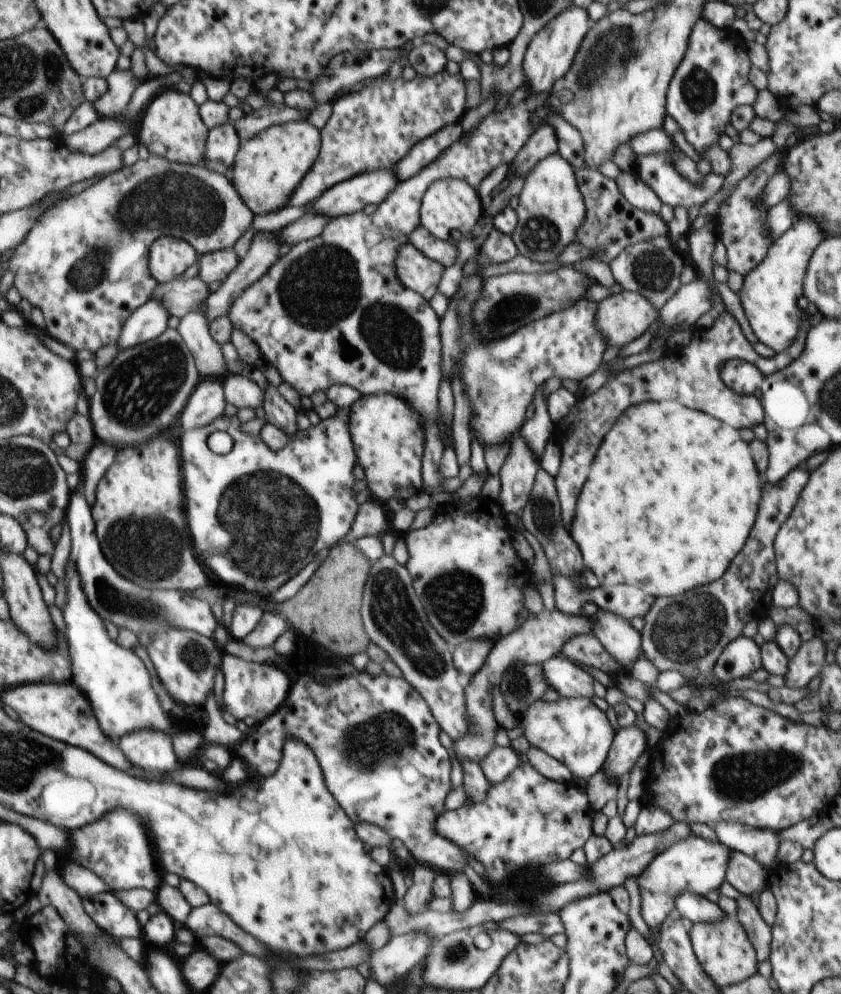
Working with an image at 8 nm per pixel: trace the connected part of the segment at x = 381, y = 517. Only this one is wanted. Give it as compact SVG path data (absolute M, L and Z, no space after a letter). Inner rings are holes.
M375 499L360 504L360 512L356 520L355 528L348 534L346 540L357 543L360 538L370 535L382 535L387 532L388 520L382 504Z

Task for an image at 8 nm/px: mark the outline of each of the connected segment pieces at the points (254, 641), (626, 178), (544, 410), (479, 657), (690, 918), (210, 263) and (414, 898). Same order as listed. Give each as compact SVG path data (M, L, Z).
M266 612L260 626L244 641L252 648L272 648L291 627L280 612Z
M628 170L620 173L615 181L618 183L620 192L633 206L652 214L660 214L663 202L656 193L640 180L640 177Z
M543 385L539 387L534 398L534 416L528 419L517 436L522 436L532 452L540 456L547 442L553 438L553 425L548 414L548 394L543 393Z
M468 640L453 650L453 663L459 673L474 676L492 648L492 640Z
M680 892L676 896L674 906L676 906L674 913L688 924L716 922L726 916L718 904L692 892Z
M234 248L203 254L199 258L201 277L208 283L224 283L240 266L242 258Z
M415 862L415 866L410 873L412 886L407 889L403 899L406 902L406 910L410 914L420 912L429 904L434 896L434 882L437 874L438 871L430 865Z

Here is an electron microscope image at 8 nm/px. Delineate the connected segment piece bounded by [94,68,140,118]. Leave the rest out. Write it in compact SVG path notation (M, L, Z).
M118 68L107 79L110 82L110 90L106 96L95 102L94 106L98 108L101 117L116 118L126 108L130 108L130 102L134 100L134 94L140 84L140 76L134 72L134 69L122 72Z

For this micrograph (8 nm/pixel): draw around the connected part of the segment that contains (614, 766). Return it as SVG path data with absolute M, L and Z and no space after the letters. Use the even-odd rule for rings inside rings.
M636 724L618 730L615 743L612 744L607 762L603 766L604 774L610 780L619 782L622 774L626 774L636 764L634 760L640 756L642 750L646 750L646 736Z

